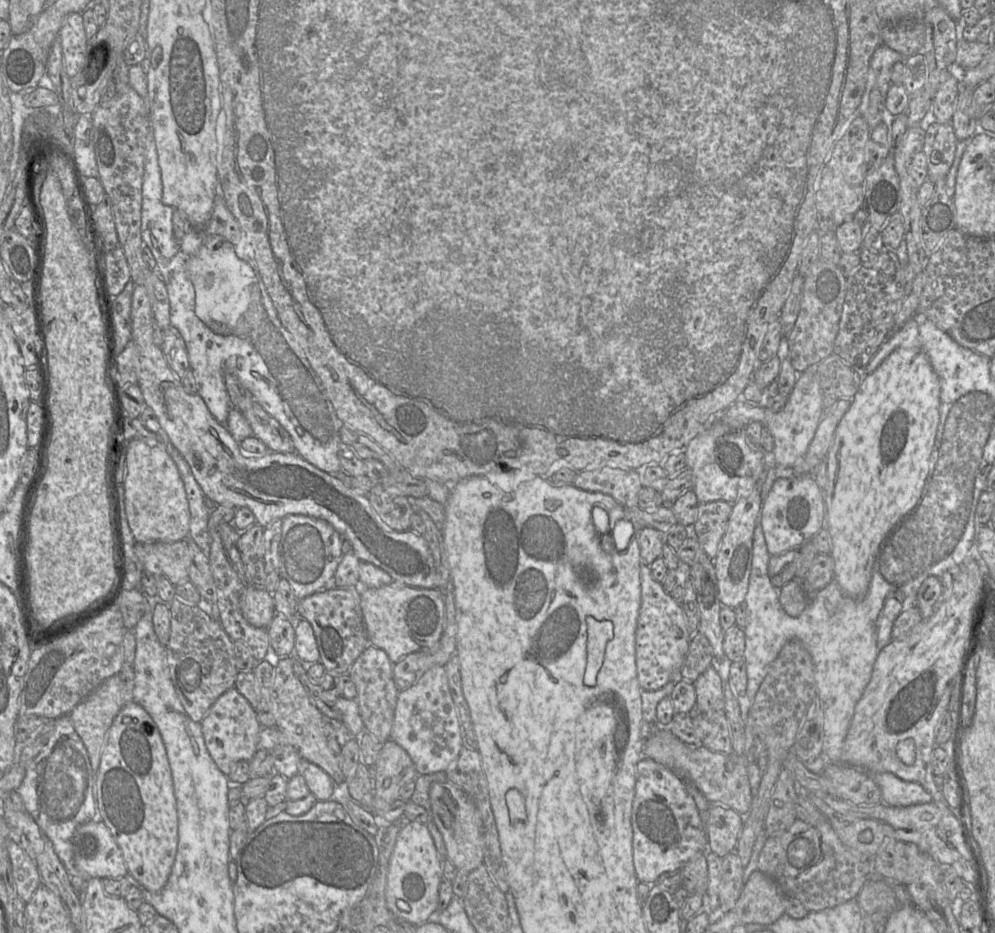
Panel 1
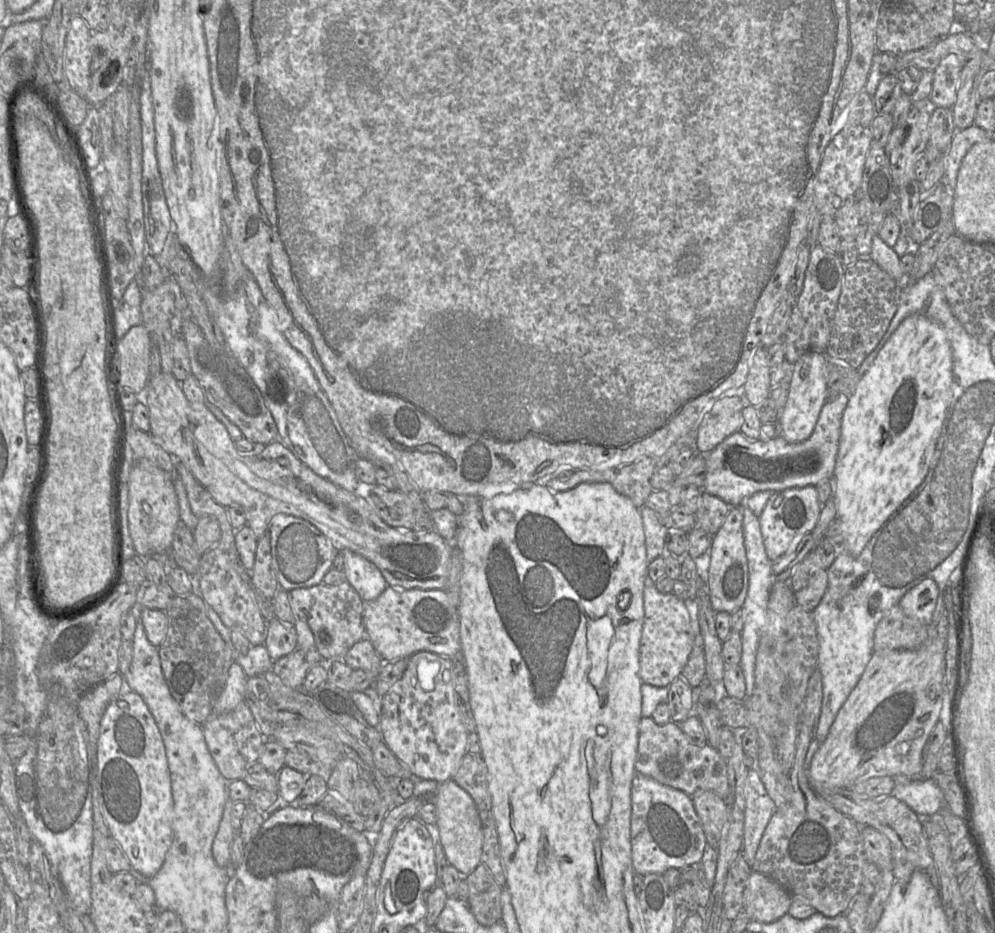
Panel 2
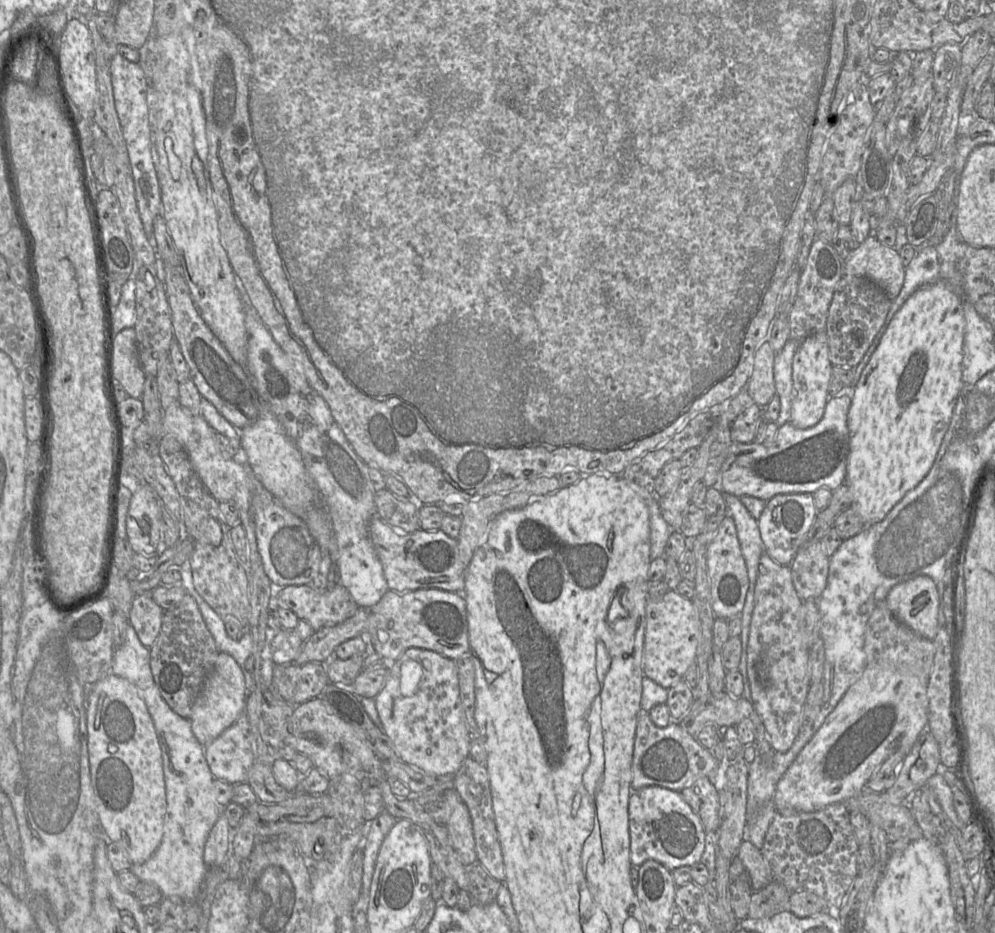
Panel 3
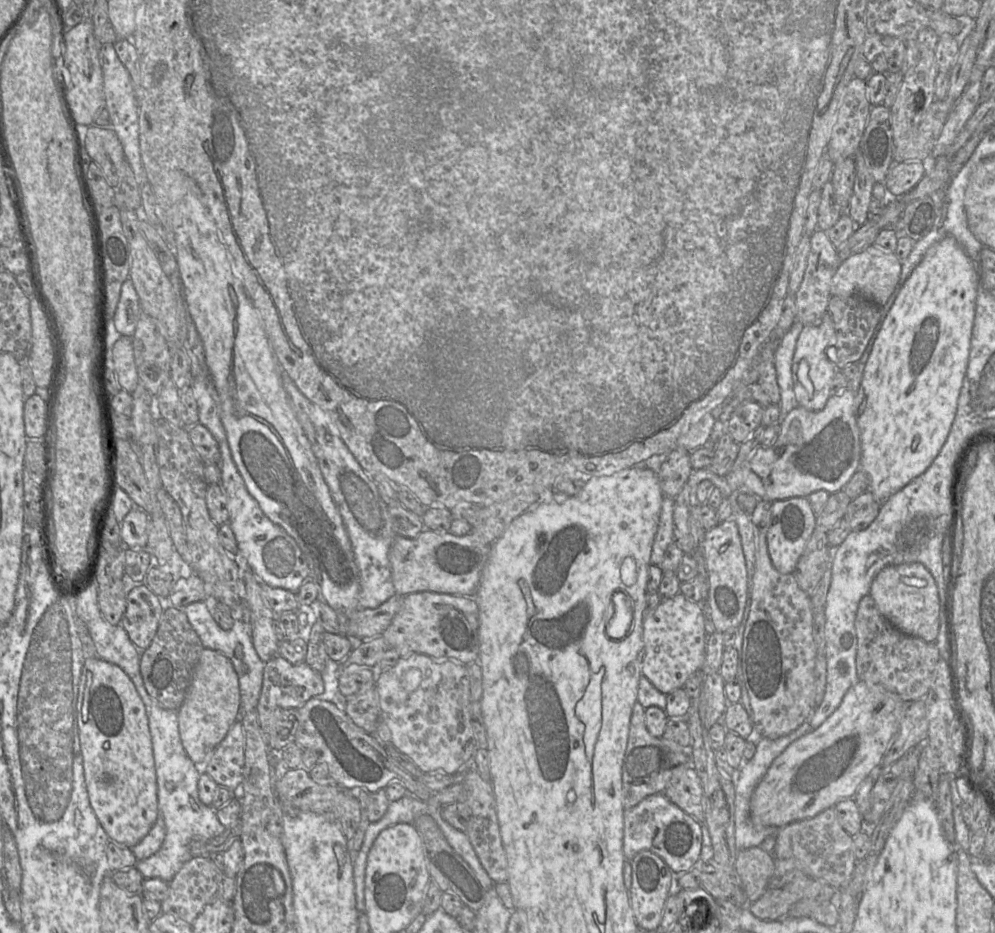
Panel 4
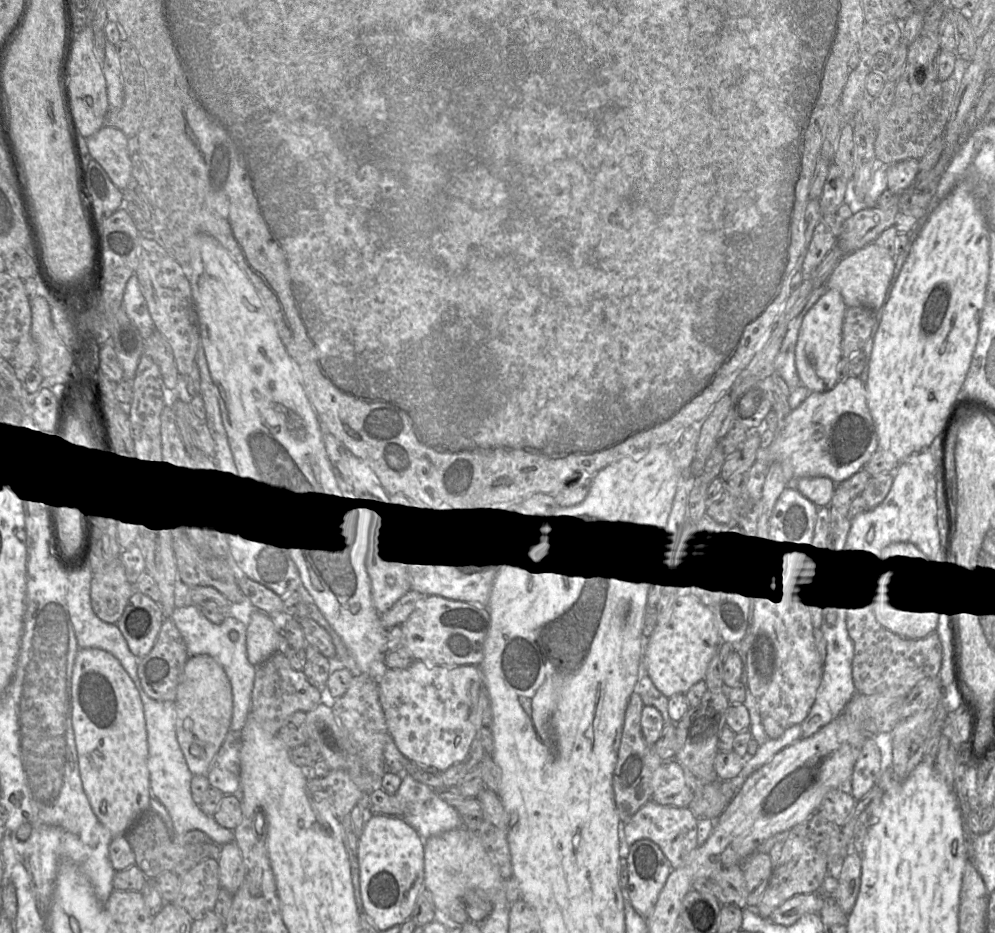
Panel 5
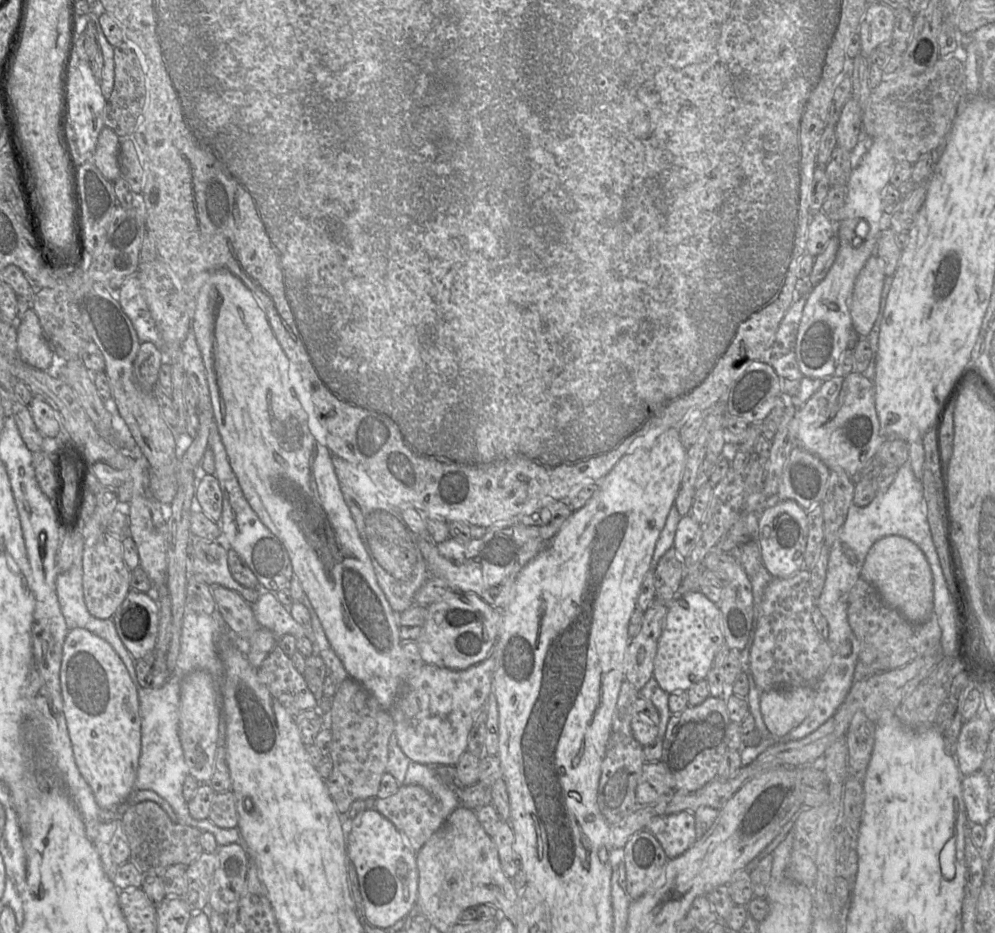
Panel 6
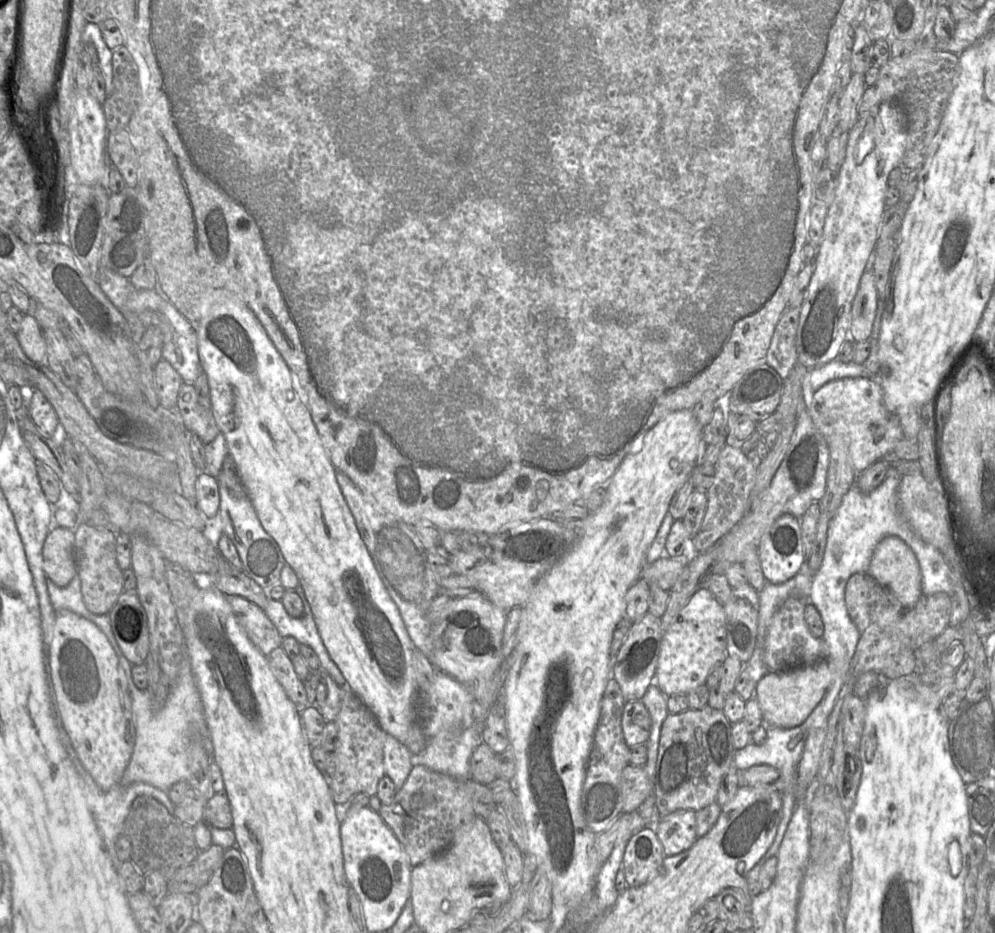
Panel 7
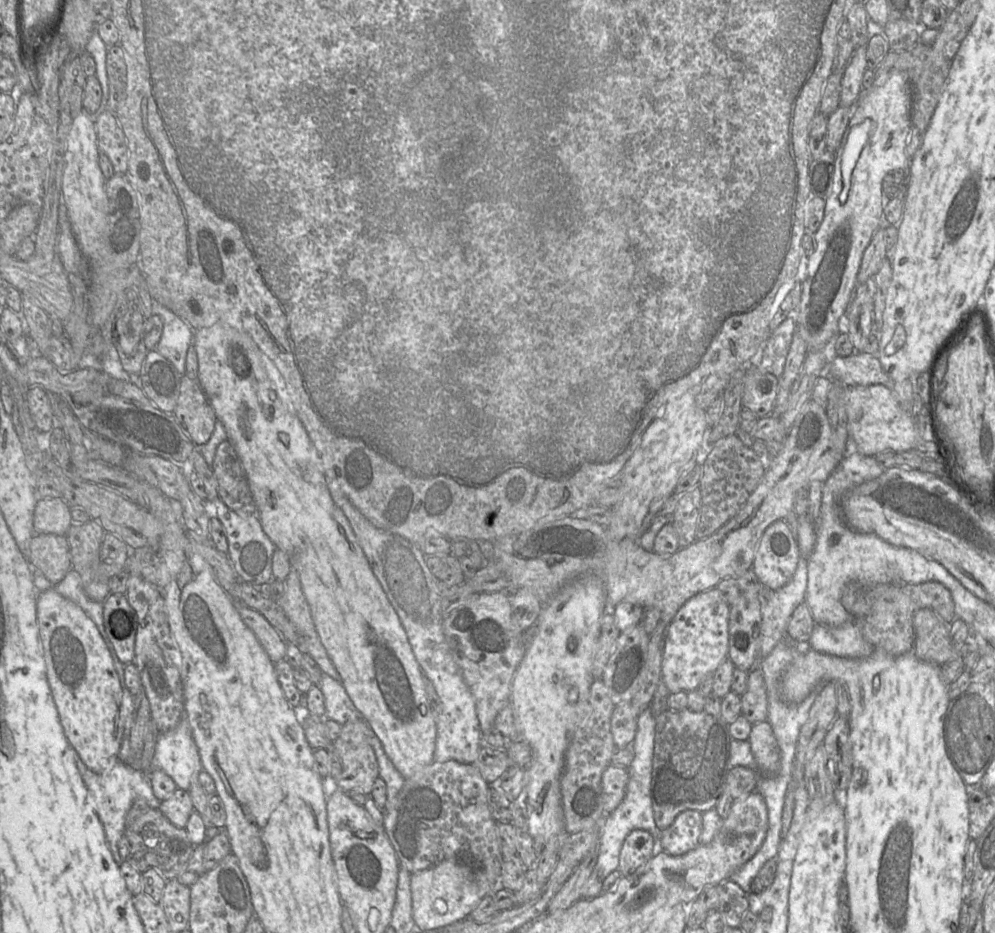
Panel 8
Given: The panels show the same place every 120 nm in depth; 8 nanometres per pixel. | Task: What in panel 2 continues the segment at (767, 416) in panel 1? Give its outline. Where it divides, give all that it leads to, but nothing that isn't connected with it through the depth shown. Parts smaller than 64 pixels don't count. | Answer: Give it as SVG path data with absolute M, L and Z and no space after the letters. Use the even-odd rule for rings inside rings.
M809 352L800 357L793 365L787 400L778 419L778 435L788 443L799 443L808 439L826 402L826 390L826 355L822 352ZM745 394L741 397L725 397L715 402L695 431L694 450L706 455L731 434L740 432L742 410L747 405Z

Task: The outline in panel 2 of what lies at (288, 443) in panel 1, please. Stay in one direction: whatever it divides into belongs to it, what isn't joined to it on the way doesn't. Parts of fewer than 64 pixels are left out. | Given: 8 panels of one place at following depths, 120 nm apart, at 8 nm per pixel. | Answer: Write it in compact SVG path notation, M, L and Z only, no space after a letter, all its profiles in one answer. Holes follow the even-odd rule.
M193 318L180 322L189 355L191 374L203 389L206 401L216 406L243 433L244 438L256 445L267 445L278 440L278 430L274 419L265 405L262 394L252 378L234 358L230 351L217 351L205 338Z

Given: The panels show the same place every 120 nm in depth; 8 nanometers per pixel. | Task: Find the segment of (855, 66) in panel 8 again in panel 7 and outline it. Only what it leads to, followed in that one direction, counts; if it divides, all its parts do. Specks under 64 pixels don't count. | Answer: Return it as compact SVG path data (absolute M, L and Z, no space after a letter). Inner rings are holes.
M853 73L849 84L839 99L839 124L850 132L859 119L858 107L866 89L864 75Z

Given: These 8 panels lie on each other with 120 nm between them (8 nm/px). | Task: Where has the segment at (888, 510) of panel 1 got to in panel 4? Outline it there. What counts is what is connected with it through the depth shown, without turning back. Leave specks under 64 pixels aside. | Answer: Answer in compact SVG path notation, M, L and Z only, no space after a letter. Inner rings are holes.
M946 236L927 250L881 322L856 392L861 435L860 469L867 476L867 491L880 504L924 473L947 439L967 370L979 282L975 261L956 239Z

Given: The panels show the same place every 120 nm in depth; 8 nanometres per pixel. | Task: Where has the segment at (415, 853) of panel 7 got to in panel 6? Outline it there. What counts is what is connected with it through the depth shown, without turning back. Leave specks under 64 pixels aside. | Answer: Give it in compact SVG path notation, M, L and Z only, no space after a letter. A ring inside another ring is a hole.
M400 785L397 791L388 797L376 796L375 809L402 832L417 852L447 819L443 815L440 802L419 785Z

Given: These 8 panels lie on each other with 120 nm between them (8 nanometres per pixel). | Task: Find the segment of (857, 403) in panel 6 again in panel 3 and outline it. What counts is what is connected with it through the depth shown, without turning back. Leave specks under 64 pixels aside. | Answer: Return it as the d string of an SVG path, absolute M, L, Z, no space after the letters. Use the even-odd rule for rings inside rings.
M851 393L829 397L823 417L815 426L800 429L785 423L778 428L771 445L732 442L720 470L719 490L723 494L751 496L767 502L778 494L813 494L819 488L837 489L846 478L851 403Z

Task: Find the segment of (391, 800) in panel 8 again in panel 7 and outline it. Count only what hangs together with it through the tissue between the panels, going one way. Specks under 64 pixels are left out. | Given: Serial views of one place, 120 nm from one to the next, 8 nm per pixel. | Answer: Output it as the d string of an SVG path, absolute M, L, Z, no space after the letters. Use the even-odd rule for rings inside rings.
M387 735L383 747L383 762L385 775L388 776L395 786L396 792L404 785L411 769L412 753L396 738Z

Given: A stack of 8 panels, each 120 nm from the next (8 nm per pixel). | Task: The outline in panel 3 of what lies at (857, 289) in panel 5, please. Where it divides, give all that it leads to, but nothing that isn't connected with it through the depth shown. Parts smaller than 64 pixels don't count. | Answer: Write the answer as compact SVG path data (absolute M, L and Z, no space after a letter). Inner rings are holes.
M871 234L843 261L843 274L866 277L893 301L905 279L905 267L894 247L887 247Z

